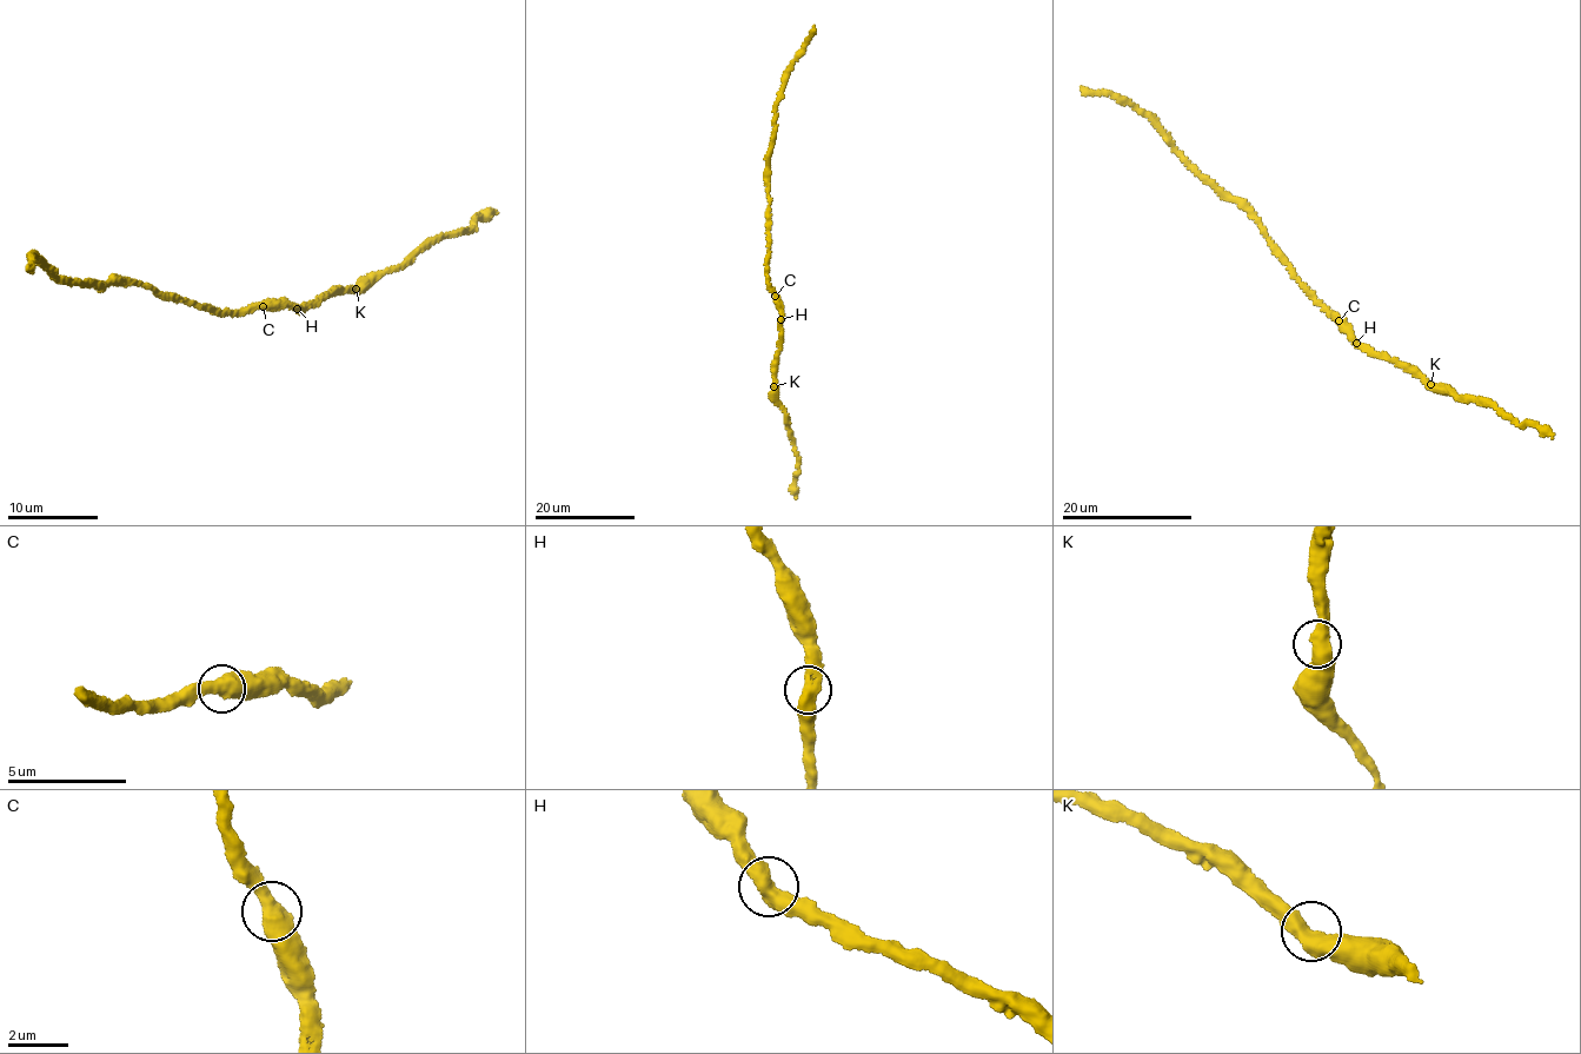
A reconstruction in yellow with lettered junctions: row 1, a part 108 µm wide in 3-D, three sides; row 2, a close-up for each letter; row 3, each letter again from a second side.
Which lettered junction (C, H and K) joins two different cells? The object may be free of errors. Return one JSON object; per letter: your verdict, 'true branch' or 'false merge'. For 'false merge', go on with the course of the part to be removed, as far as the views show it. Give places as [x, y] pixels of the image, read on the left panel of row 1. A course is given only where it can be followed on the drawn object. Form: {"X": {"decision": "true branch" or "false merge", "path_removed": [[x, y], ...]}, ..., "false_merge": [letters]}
{"C": {"decision": "true branch"}, "H": {"decision": "true branch"}, "K": {"decision": "true branch"}, "false_merge": []}

